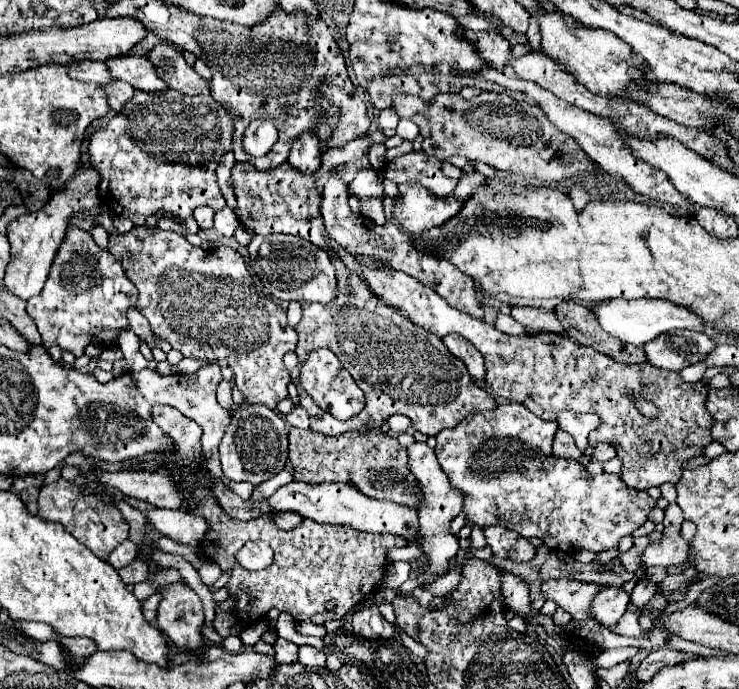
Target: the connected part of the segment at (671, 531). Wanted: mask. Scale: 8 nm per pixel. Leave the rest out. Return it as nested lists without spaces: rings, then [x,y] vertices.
[[[669,504],[665,510],[665,520],[663,520],[665,530],[661,542],[651,542],[643,552],[645,566],[659,564],[667,568],[687,562],[689,544],[681,536],[681,522],[683,522],[683,514],[677,508],[677,504]]]

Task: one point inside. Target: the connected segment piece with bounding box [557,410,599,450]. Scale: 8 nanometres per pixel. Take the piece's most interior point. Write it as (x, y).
(578, 425)

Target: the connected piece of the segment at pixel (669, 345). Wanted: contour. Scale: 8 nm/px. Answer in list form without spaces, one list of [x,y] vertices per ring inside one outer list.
[[[671,330],[643,346],[651,366],[675,372],[701,362],[713,348],[715,342],[709,336],[693,330]]]

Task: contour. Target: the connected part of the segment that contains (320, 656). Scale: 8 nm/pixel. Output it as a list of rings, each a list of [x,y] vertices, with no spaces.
[[[301,646],[301,648],[299,648],[299,662],[301,662],[303,666],[325,668],[325,660],[327,660],[327,656],[325,656],[321,650],[313,648],[313,646]]]

